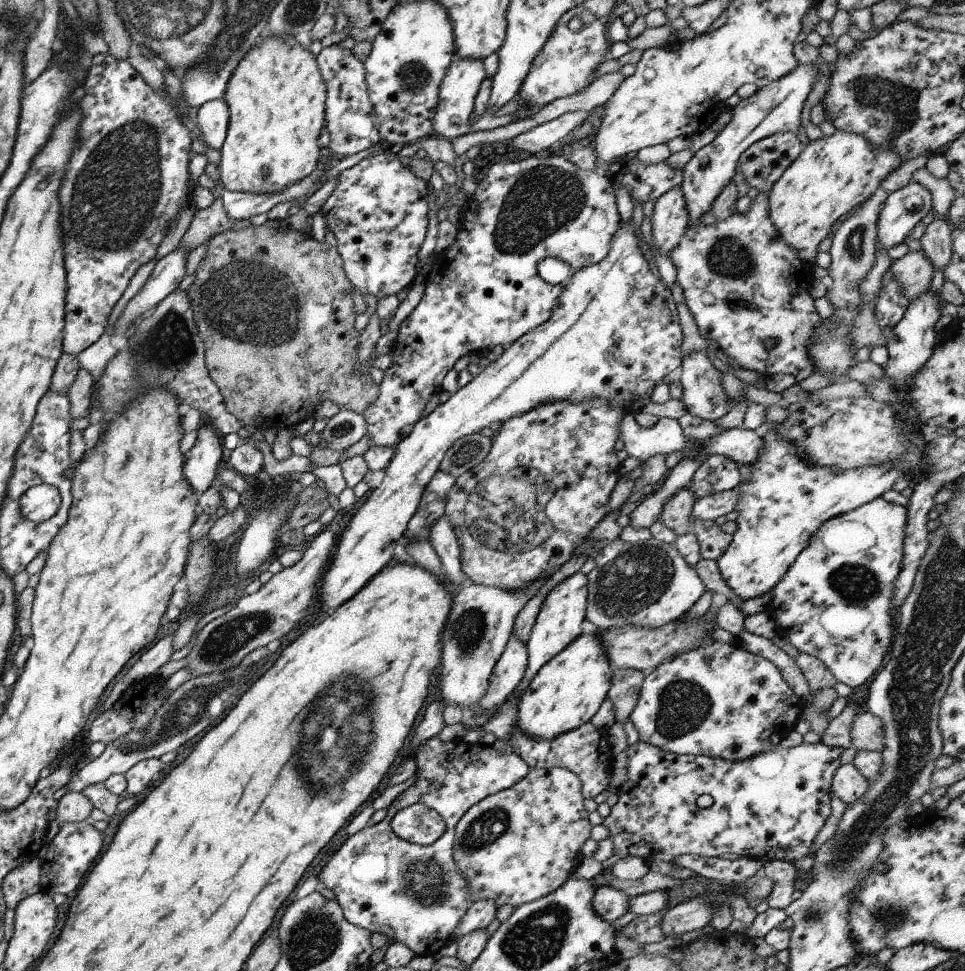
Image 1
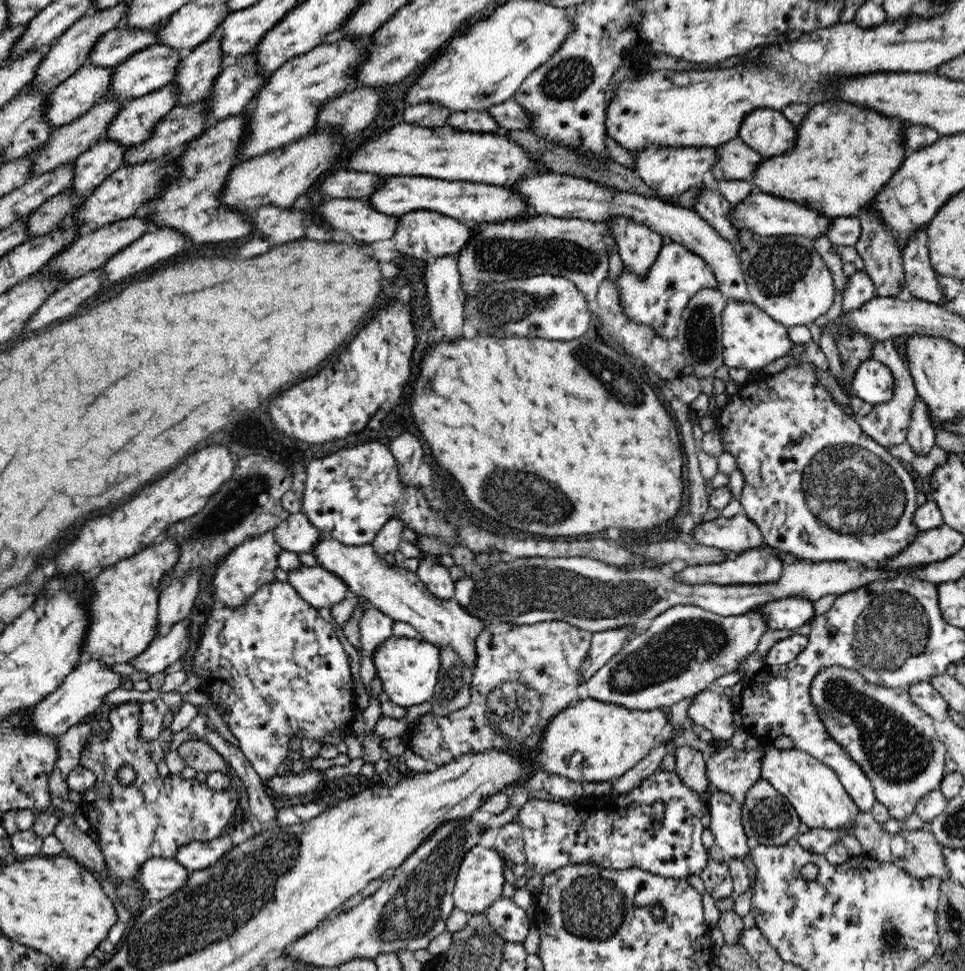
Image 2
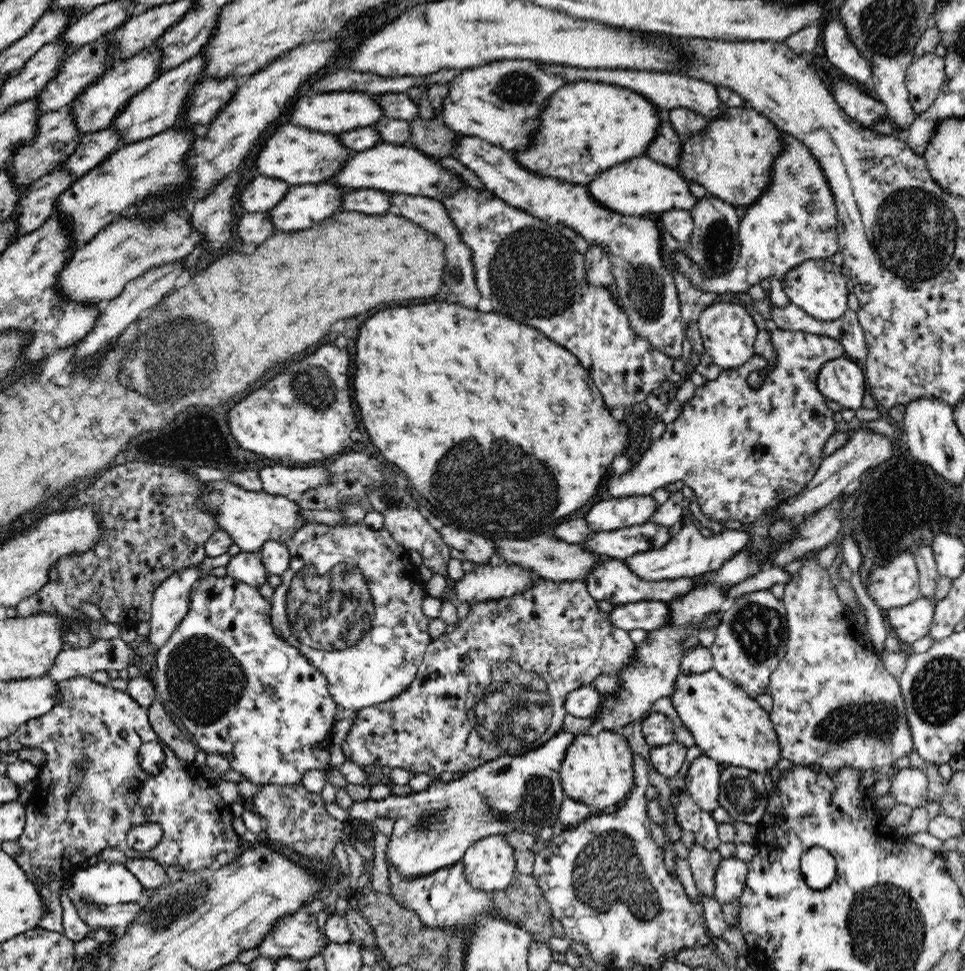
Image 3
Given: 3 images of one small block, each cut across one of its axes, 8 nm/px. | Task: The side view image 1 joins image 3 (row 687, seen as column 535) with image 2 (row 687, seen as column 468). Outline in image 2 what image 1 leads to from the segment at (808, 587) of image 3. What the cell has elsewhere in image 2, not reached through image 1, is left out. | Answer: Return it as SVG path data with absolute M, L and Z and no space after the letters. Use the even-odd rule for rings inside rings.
M832 665L820 669L820 674L814 676L810 696L820 721L828 731L828 737L836 741L862 767L873 784L877 800L888 808L895 820L903 822L912 816L920 799L939 788L945 774L944 764L948 751L936 733L934 720L910 699L904 688L881 688L869 684L862 674L850 668Z

